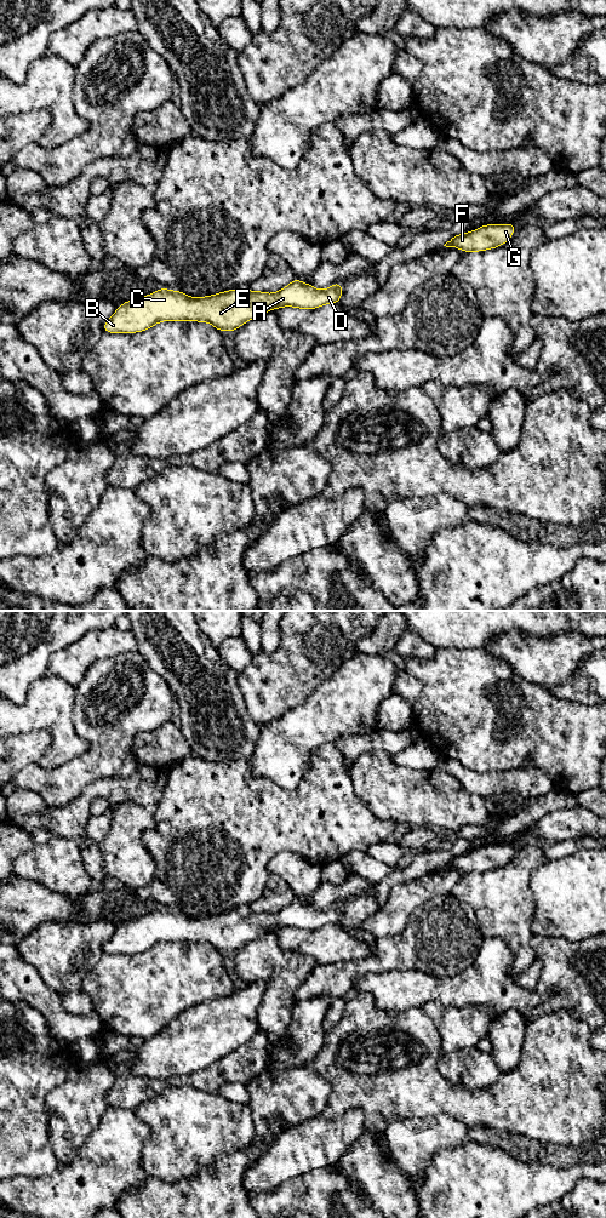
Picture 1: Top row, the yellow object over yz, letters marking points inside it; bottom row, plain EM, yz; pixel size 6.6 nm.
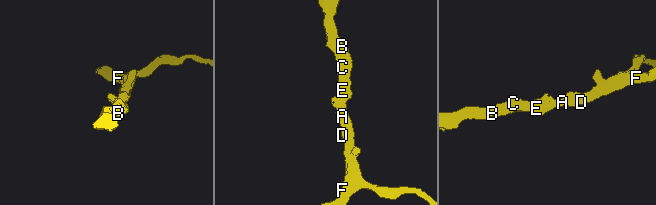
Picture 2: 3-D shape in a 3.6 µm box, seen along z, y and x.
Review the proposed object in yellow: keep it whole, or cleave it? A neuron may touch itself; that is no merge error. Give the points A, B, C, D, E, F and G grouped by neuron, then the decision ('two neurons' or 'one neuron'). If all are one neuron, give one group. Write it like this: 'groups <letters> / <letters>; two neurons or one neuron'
groups A B C D E F G; one neuron

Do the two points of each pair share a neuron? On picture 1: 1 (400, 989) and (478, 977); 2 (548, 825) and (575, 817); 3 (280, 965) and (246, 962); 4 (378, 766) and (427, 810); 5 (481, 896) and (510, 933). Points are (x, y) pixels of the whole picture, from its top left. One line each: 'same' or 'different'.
1: same
2: same
3: same
4: same
5: same

